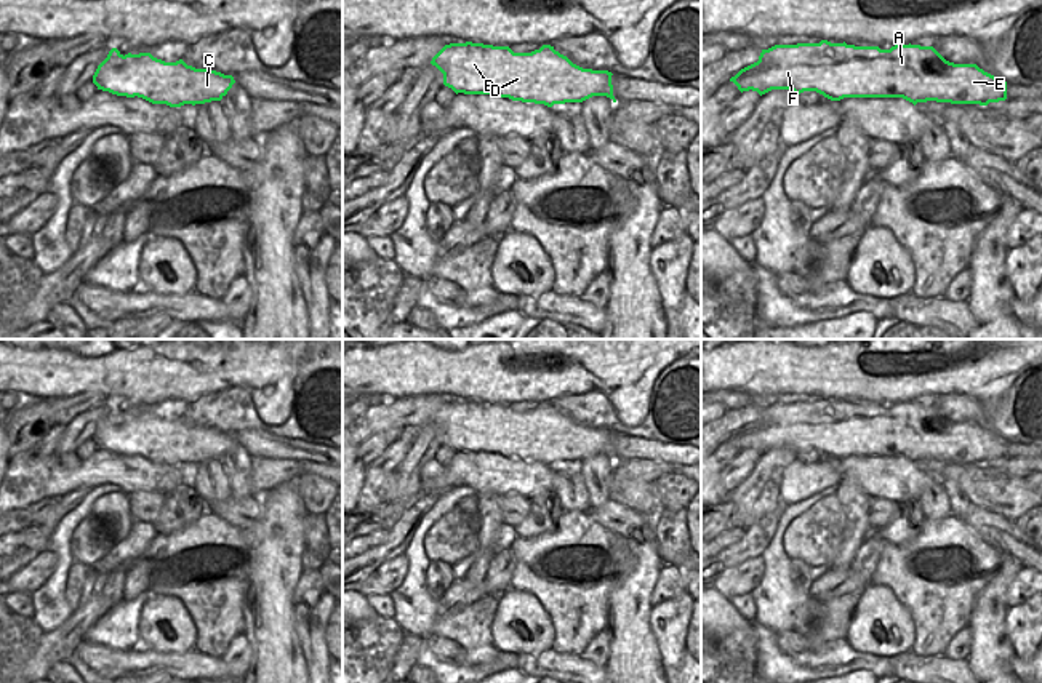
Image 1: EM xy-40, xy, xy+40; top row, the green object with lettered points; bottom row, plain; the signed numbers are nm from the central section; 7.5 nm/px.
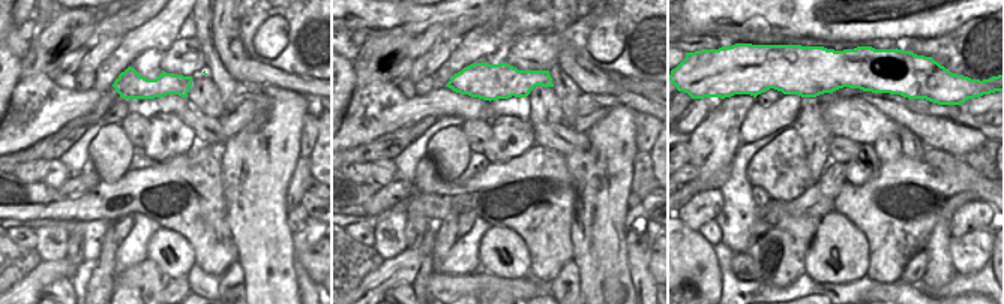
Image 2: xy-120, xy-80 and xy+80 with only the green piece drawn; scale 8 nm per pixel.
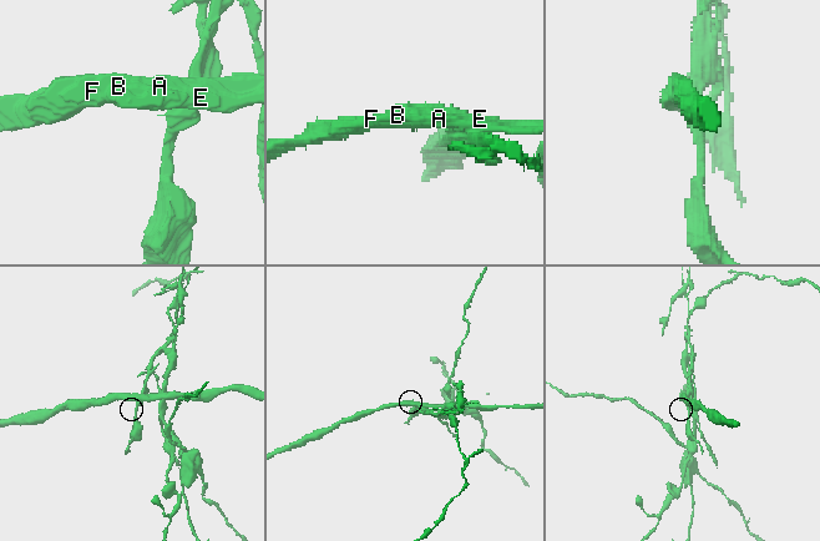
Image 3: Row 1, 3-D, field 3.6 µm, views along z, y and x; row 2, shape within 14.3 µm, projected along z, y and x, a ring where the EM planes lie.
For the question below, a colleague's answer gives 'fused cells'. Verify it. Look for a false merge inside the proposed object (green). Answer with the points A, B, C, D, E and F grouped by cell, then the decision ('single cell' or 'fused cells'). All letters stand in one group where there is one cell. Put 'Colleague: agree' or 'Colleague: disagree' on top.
Colleague: agree
A B D F / C E | fused cells

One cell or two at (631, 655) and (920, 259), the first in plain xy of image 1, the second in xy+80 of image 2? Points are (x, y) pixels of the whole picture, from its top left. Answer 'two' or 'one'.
two

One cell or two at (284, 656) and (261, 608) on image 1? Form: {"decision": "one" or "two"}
{"decision": "one"}

